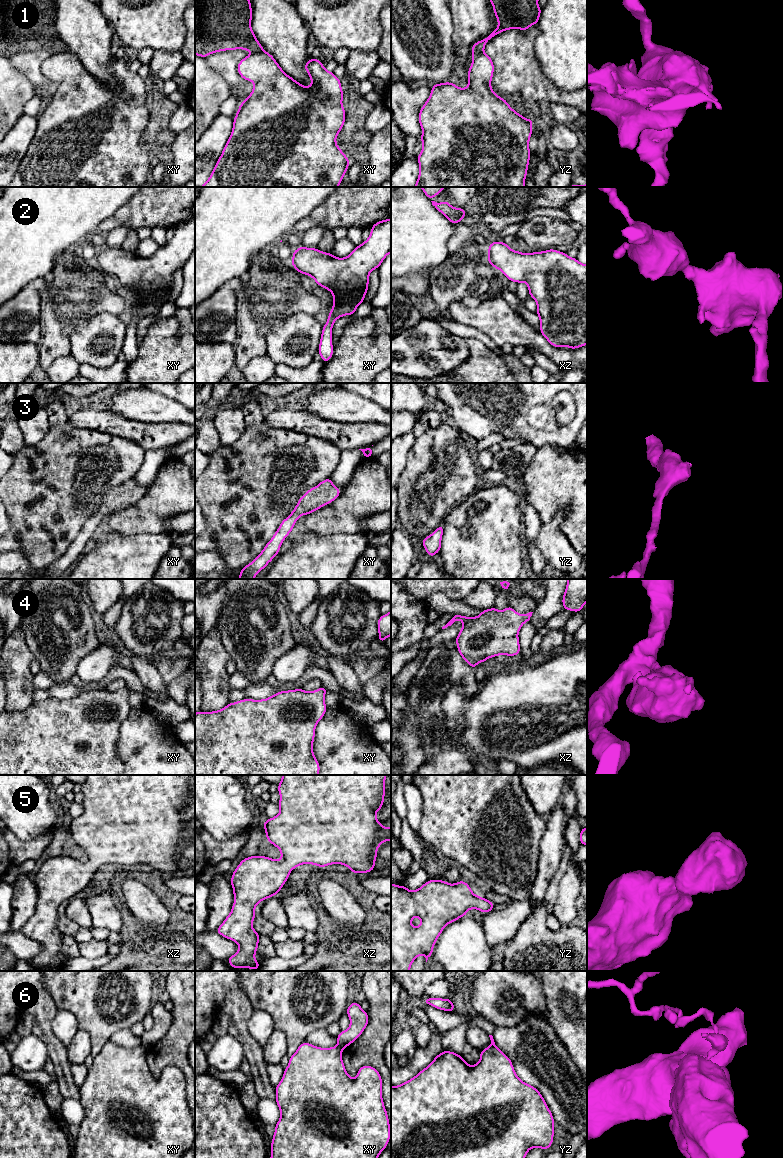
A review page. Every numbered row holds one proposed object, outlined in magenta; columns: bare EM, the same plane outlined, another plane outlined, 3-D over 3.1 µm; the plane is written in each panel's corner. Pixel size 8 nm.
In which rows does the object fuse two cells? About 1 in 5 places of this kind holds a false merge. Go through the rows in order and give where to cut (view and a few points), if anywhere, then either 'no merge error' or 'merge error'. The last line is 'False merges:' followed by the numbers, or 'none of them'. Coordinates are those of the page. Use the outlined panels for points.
1: cut yz (483, 51), (472, 55); merge error
2: cut none; no merge error
3: cut none; no merge error
4: cut none; no merge error
5: cut none; no merge error
6: cut xy (338, 1045), (342, 1049); merge error
False merges: 1, 6

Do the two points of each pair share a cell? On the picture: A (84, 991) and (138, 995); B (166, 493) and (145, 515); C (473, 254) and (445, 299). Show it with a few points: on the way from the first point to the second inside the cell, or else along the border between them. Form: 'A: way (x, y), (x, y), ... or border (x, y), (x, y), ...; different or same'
A: way (97, 1011), (109, 1026), (133, 1015); same
B: way (162, 498), (150, 510); same
C: way (462, 265), (458, 269), (456, 276), (445, 288); same

